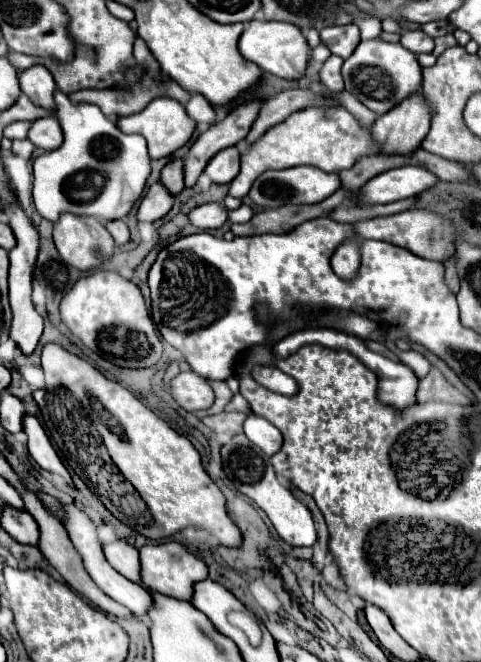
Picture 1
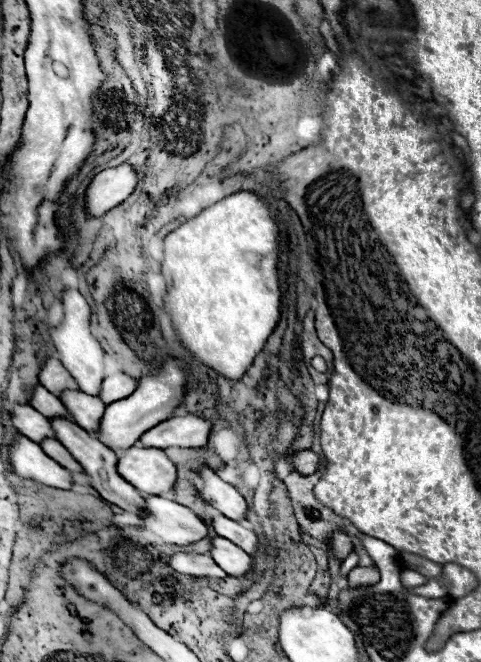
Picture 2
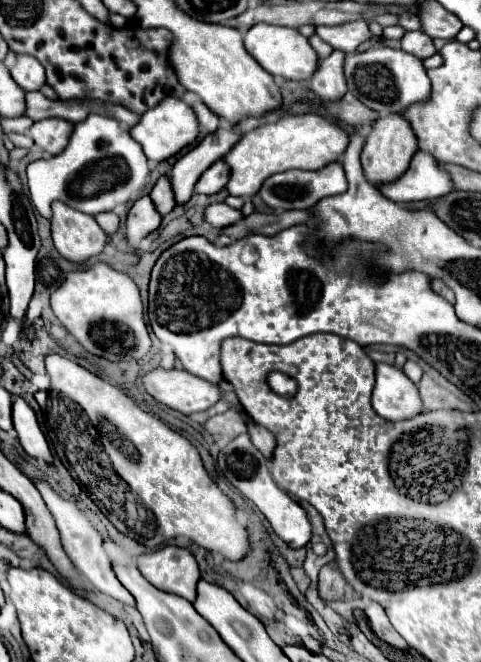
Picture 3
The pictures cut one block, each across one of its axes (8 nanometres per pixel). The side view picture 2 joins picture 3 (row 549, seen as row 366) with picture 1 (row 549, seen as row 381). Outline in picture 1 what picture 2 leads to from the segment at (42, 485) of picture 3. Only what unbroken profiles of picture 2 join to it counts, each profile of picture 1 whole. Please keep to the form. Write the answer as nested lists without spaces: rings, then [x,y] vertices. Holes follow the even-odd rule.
[[[74,504],[62,506],[62,514],[64,514],[64,522],[62,522],[62,524],[64,524],[64,528],[66,528],[68,536],[70,536],[70,542],[74,544],[74,548],[76,548],[78,554],[82,556],[84,568],[86,568],[86,572],[90,574],[90,578],[98,584],[98,588],[102,588],[102,592],[106,592],[112,600],[116,600],[116,602],[120,602],[122,606],[126,606],[126,608],[128,608],[130,612],[134,612],[136,616],[146,618],[146,610],[148,610],[148,606],[152,604],[150,594],[148,594],[144,588],[140,588],[140,586],[136,586],[134,582],[130,582],[130,580],[126,580],[124,576],[120,576],[120,574],[108,564],[108,560],[106,560],[106,556],[104,556],[104,552],[102,552],[102,544],[100,544],[100,540],[98,540],[94,522],[92,522],[80,508],[76,508]]]

